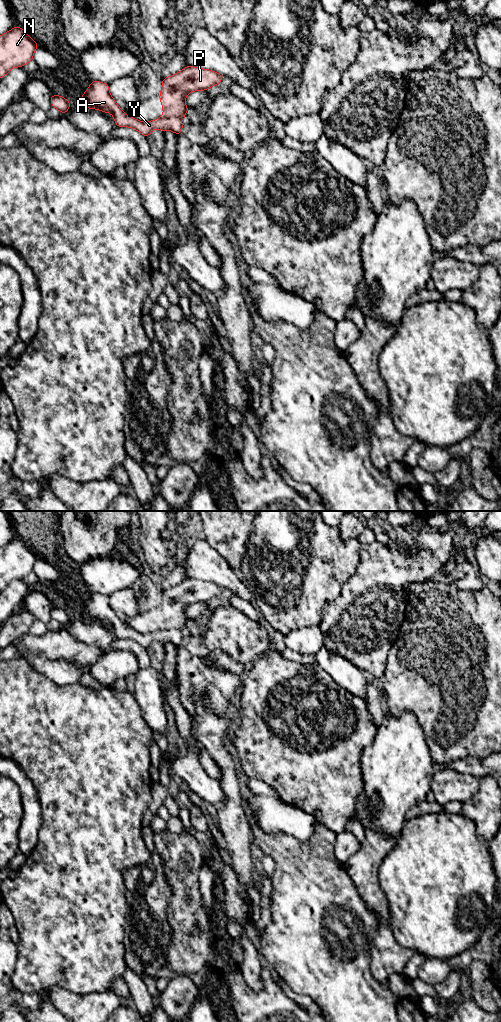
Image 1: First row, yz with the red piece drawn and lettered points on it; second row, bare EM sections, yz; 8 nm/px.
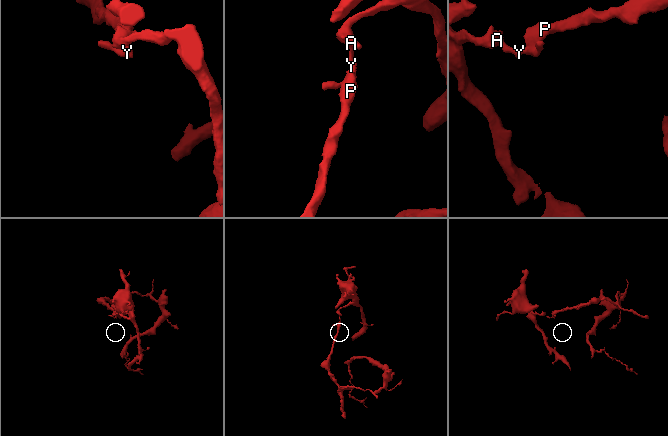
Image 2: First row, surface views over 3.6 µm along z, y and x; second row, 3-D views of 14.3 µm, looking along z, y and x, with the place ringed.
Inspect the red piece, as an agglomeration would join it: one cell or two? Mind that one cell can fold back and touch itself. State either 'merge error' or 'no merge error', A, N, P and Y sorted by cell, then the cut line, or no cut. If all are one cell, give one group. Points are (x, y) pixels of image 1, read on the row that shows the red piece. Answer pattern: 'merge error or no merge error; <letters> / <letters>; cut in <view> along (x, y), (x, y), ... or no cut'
merge error; A N Y / P; cut in yz along (163, 115), (179, 116), (182, 119)

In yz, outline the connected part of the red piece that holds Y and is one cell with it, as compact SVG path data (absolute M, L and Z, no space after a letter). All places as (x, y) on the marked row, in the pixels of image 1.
M91 81L89 88L77 104L85 108L111 113L116 126L134 128L147 138L154 129L160 129L162 131L170 130L179 135L184 125L184 120L177 116L163 116L154 121L147 122L142 122L128 116L111 96L109 85L99 81Z

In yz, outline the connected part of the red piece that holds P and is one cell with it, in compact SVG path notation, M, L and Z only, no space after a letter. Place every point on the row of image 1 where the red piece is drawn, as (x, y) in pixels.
M187 66L182 71L163 78L159 95L163 116L177 116L184 119L189 108L185 104L187 95L192 91L204 91L219 84L223 75L208 69Z

